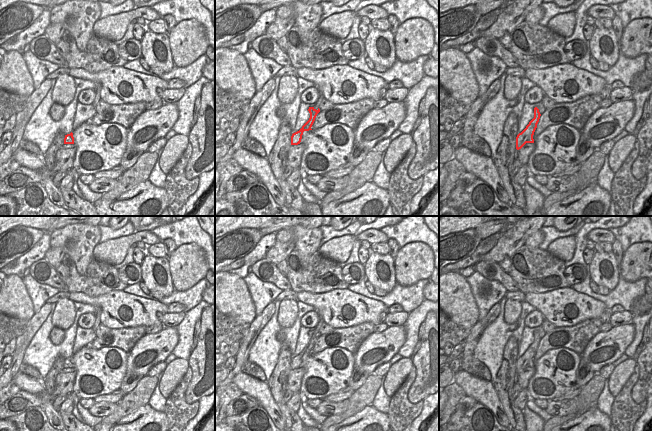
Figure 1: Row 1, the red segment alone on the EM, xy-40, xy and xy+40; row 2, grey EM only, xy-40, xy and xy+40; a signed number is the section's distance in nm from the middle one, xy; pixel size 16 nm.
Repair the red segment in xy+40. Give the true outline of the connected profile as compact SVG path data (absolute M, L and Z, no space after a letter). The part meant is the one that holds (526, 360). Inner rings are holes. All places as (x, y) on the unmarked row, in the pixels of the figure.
M537 331L534 332L534 342L529 346L526 352L516 361L516 373L521 373L526 367L534 367L533 359L540 343L540 336Z

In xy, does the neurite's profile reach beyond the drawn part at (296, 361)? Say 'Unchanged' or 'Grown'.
Grown.

